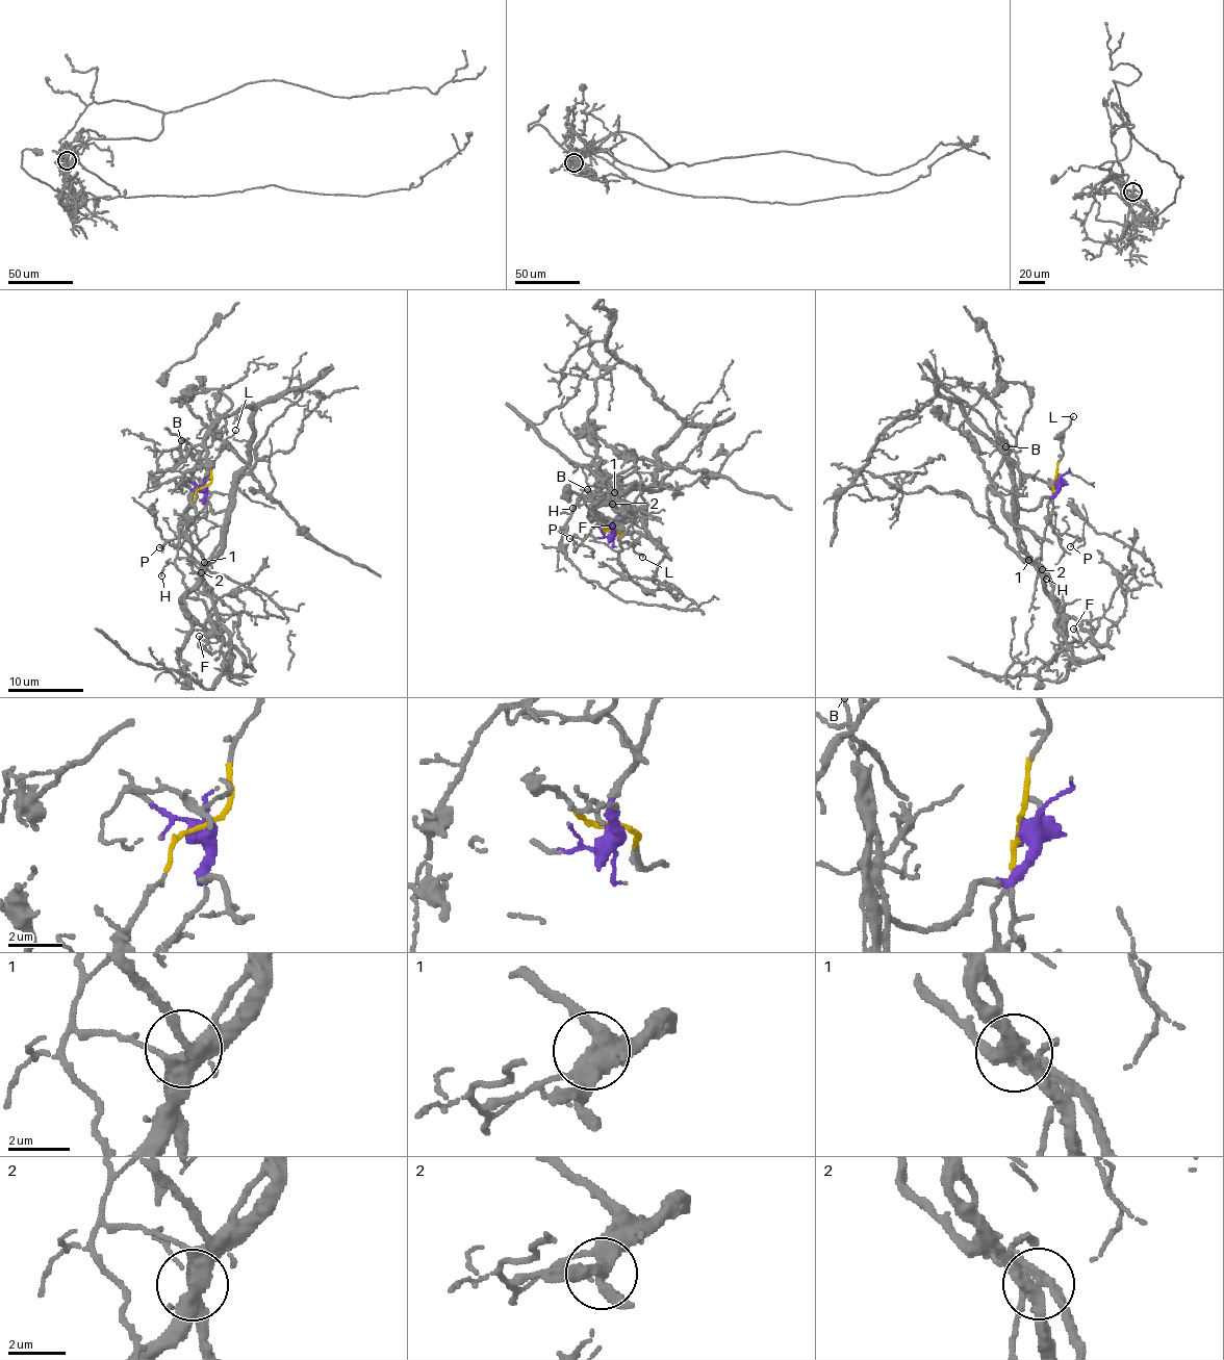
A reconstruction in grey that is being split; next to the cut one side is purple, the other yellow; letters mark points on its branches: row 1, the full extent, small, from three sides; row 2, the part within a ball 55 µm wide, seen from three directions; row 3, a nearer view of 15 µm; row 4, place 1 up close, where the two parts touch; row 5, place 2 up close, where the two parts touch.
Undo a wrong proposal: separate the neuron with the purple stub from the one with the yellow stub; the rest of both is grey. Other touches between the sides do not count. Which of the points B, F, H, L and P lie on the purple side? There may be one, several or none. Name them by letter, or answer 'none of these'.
P

